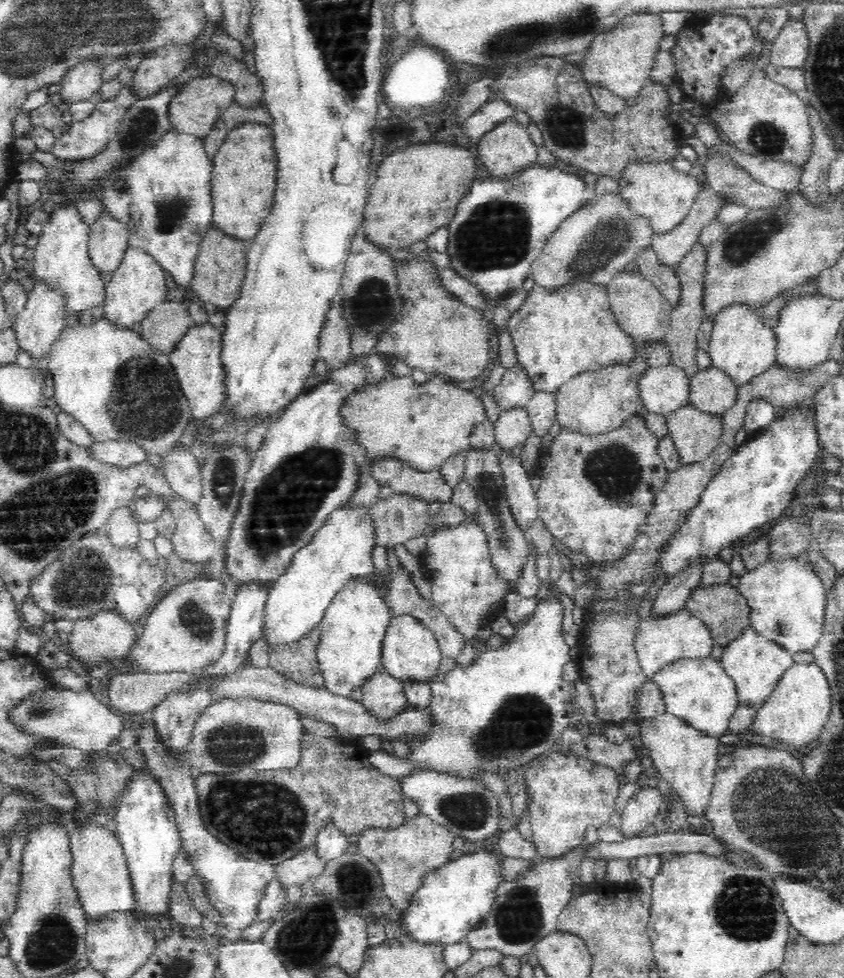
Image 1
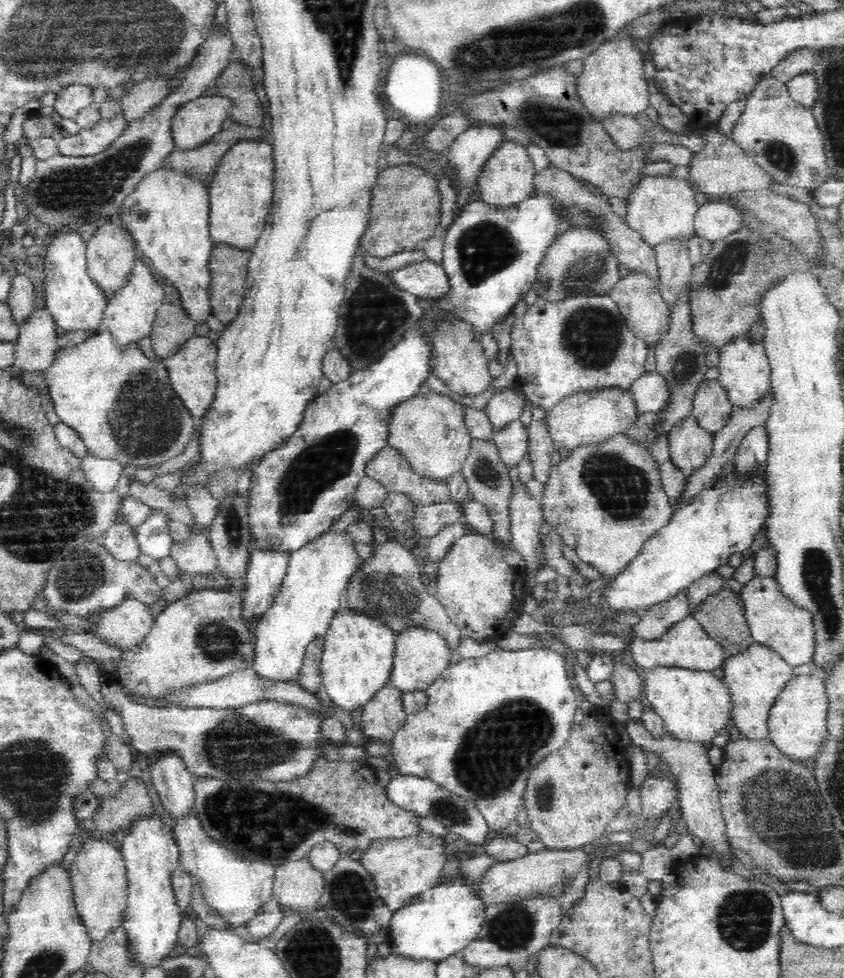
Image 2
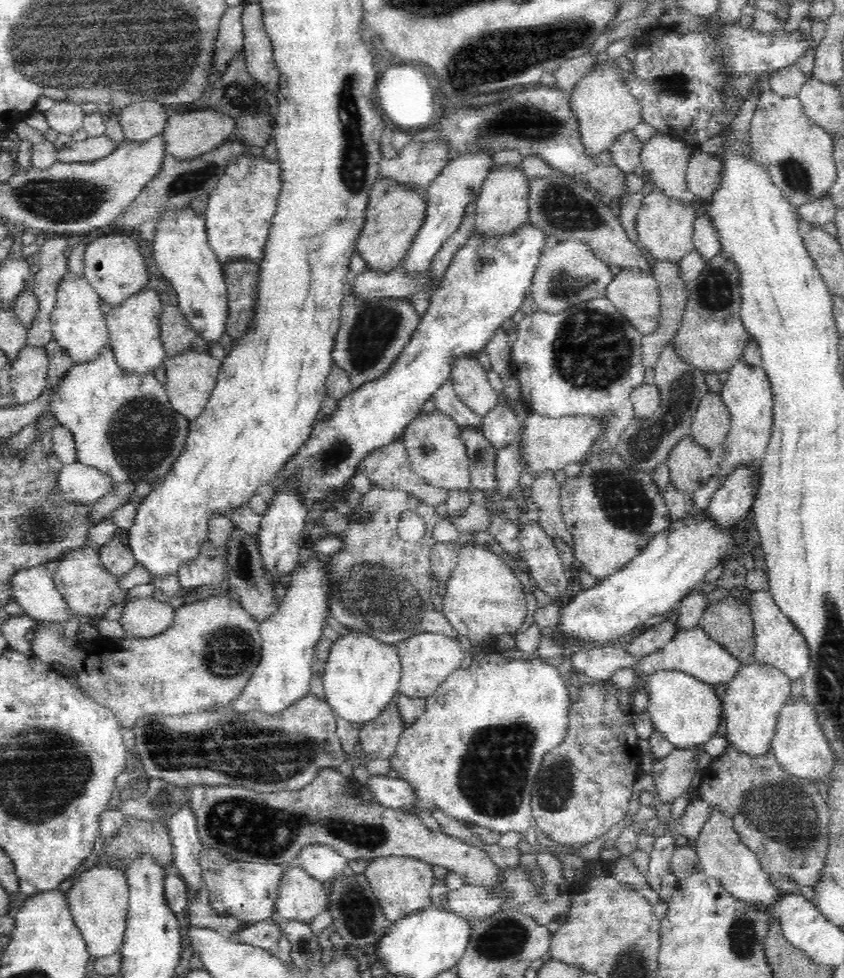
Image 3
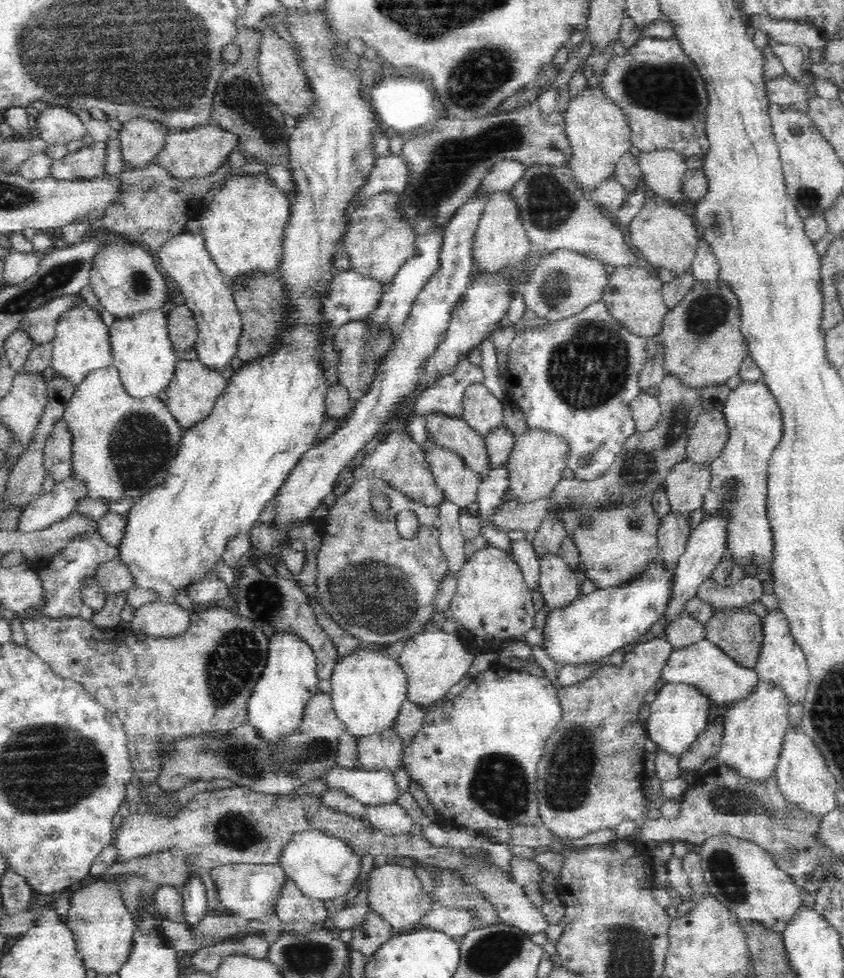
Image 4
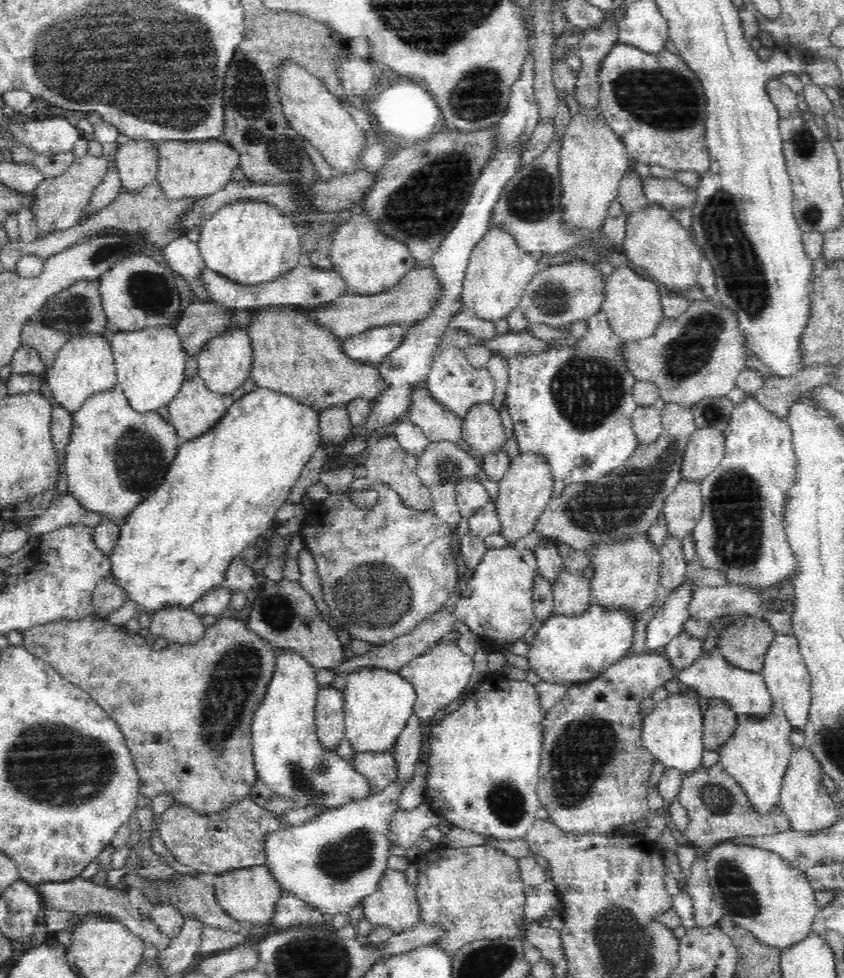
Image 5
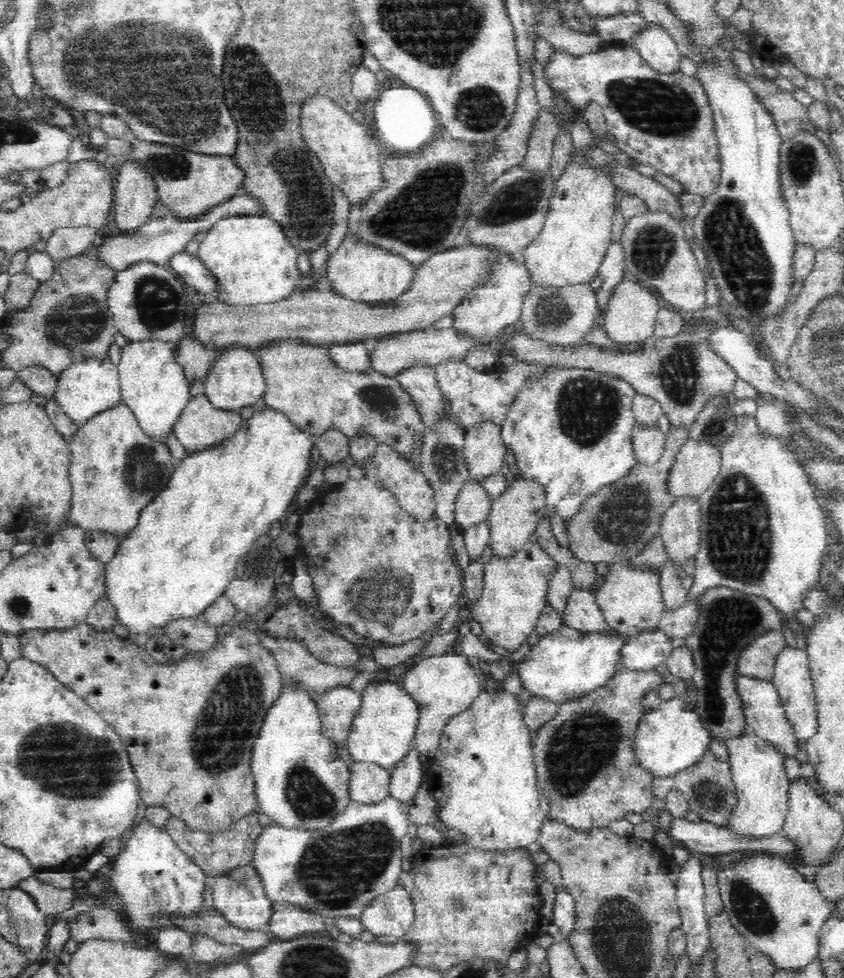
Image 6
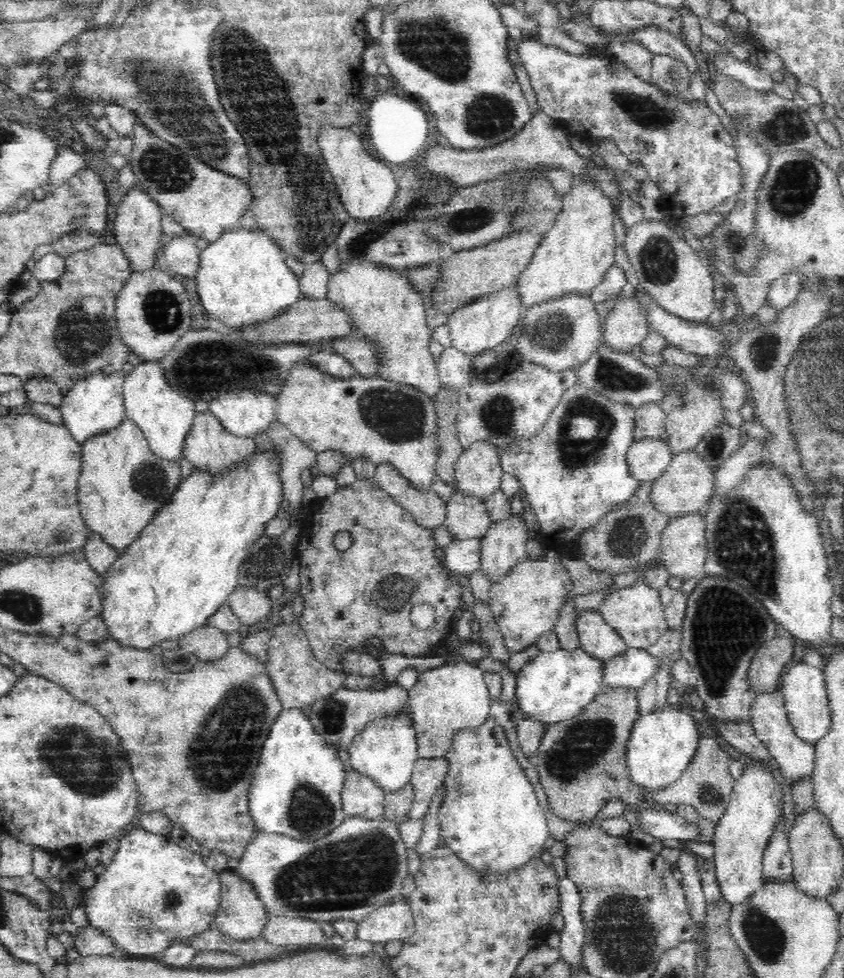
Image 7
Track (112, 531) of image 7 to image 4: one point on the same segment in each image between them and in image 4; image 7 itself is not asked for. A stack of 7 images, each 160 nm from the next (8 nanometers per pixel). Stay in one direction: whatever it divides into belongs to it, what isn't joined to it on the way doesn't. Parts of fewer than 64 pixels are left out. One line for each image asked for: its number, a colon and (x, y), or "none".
4: (123, 446)
5: (117, 456)
6: (116, 468)

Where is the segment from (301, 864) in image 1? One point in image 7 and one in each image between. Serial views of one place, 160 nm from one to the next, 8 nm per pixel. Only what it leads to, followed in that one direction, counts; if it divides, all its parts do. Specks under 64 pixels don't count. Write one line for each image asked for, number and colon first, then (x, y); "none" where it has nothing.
2: (298, 884)
3: (301, 896)
4: (292, 904)
5: (290, 910)
6: (289, 921)
7: (304, 932)

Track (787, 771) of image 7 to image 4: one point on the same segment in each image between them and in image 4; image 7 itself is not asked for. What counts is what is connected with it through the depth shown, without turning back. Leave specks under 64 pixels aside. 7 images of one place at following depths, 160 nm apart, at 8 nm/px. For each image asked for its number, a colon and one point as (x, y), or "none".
4: (703, 664)
5: (713, 677)
6: (764, 716)

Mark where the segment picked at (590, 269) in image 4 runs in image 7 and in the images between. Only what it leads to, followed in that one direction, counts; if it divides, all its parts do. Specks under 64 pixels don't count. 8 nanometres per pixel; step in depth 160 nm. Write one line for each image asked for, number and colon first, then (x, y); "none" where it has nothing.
5: (560, 295)
6: (563, 315)
7: (563, 332)

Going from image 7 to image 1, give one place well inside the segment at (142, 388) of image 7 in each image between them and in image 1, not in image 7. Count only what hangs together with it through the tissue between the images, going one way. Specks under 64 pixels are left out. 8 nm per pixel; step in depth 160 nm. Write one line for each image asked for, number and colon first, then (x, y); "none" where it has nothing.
1: (138, 285)
2: (129, 314)
3: (133, 326)
4: (143, 353)
5: (149, 362)
6: (153, 383)

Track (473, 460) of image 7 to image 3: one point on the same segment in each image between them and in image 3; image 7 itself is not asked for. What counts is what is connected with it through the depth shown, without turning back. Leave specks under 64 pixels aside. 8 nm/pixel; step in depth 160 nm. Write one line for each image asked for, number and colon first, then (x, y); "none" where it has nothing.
3: (470, 382)
4: (483, 409)
5: (482, 427)
6: (484, 448)

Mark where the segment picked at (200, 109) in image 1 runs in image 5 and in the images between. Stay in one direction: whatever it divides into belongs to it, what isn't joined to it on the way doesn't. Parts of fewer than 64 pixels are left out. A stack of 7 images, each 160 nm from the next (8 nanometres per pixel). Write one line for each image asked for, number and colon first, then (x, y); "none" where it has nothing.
2: (195, 122)
3: (193, 133)
4: (194, 153)
5: (197, 168)

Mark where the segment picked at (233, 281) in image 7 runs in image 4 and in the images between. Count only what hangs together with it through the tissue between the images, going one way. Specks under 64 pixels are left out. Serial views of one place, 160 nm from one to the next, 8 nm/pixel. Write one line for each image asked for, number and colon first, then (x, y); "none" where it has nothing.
4: (243, 228)
5: (249, 241)
6: (255, 263)

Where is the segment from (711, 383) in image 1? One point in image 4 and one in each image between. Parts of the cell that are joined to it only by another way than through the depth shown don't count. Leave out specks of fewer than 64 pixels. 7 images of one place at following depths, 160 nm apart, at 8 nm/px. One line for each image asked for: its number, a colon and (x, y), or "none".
2: (712, 407)
3: (711, 422)
4: (709, 435)

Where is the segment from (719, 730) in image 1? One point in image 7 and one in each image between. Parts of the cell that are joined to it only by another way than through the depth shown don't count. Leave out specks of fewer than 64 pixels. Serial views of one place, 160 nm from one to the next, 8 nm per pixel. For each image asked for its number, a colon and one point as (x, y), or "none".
2: (695, 705)
3: (687, 711)
4: (680, 713)
5: (673, 733)
6: (672, 738)
7: (662, 744)

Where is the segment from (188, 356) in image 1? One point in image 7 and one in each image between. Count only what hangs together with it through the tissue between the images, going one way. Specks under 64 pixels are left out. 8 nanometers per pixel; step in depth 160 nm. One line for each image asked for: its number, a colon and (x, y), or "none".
2: (191, 370)
3: (191, 376)
4: (192, 391)
5: (195, 408)
6: (200, 425)
7: (208, 444)

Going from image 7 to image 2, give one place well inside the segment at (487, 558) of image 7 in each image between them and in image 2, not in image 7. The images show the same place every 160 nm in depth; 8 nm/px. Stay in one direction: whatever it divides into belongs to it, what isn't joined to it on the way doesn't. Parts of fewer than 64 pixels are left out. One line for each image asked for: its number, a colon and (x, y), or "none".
2: (586, 417)
3: (549, 442)
4: (539, 457)
5: (526, 487)
6: (513, 516)

